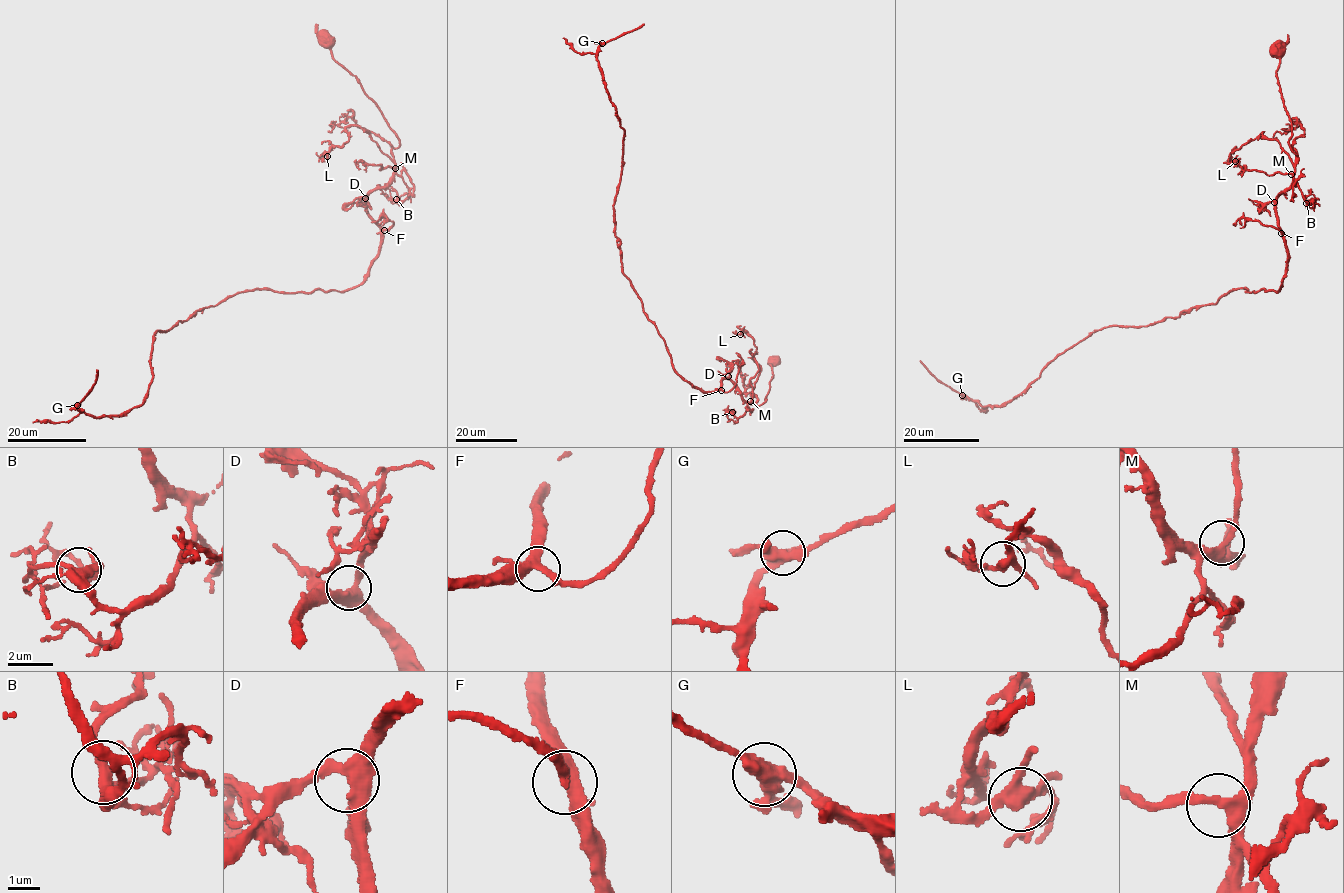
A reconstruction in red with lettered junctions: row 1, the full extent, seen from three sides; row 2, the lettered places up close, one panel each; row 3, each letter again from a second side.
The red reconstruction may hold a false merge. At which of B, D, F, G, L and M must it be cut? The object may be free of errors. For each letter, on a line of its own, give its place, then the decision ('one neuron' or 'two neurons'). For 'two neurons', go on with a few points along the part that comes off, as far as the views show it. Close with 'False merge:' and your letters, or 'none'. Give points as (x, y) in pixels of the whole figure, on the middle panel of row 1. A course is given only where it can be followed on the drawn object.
B: (732, 412) | one neuron
D: (728, 376) | one neuron
F: (721, 390) | one neuron
G: (602, 43) | one neuron
L: (740, 334) | one neuron
M: (750, 401) | one neuron
False merge: none

